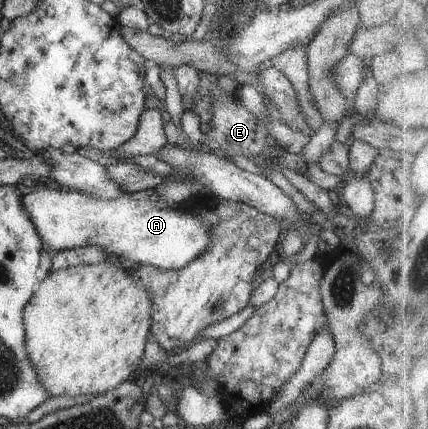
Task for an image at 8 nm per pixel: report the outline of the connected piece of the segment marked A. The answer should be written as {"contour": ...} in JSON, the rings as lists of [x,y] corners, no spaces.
{"contour":[[[46,185],[37,186],[32,193],[22,195],[20,203],[39,233],[43,250],[54,254],[59,251],[93,246],[105,252],[109,259],[117,259],[128,265],[134,263],[177,270],[188,265],[188,262],[195,257],[200,257],[200,254],[209,248],[212,235],[199,216],[174,209],[174,205],[169,205],[164,200],[154,197],[148,200],[134,199],[128,194],[124,192],[116,199],[103,200],[84,192]]]}

